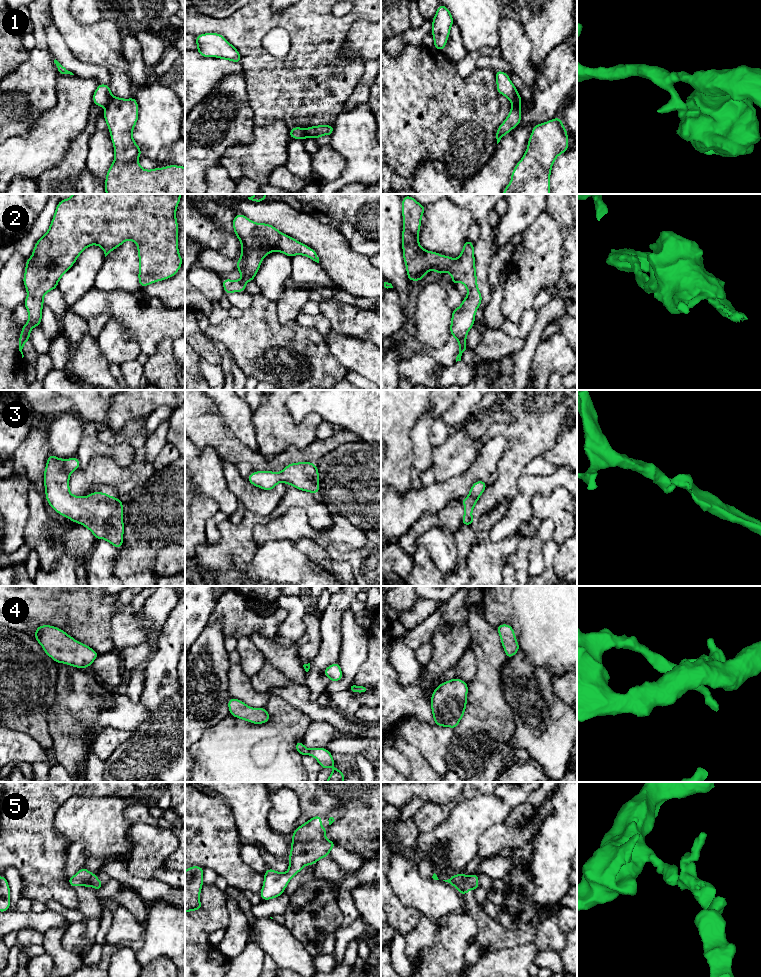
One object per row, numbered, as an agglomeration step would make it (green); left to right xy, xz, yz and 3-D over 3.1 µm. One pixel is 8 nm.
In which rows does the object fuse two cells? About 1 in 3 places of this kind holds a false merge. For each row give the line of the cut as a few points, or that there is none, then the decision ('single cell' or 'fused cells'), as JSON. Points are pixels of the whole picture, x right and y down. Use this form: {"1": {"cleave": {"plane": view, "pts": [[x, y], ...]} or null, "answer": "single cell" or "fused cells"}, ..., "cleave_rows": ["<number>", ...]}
{"1": {"cleave": {"plane": "xy", "pts": [[112, 96], [105, 106]]}, "answer": "fused cells"}, "2": {"cleave": null, "answer": "single cell"}, "3": {"cleave": null, "answer": "single cell"}, "4": {"cleave": null, "answer": "single cell"}, "5": {"cleave": null, "answer": "single cell"}, "cleave_rows": ["1"]}

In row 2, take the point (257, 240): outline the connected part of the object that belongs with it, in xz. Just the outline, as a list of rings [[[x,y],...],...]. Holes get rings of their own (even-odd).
[[[236,214],[232,224],[234,234],[241,241],[241,257],[236,264],[242,278],[238,281],[223,279],[225,294],[244,292],[246,283],[254,280],[263,258],[274,251],[289,257],[304,255],[319,263],[319,257],[312,248],[270,224],[254,223],[242,214]]]

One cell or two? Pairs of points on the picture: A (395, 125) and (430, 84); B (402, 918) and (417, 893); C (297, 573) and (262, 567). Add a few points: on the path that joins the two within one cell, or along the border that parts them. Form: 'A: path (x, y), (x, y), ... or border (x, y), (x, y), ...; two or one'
A: path (405, 115), (418, 102), (420, 94); one
B: border (393, 889), (403, 903), (421, 913); two
C: path (288, 567), (271, 567); one

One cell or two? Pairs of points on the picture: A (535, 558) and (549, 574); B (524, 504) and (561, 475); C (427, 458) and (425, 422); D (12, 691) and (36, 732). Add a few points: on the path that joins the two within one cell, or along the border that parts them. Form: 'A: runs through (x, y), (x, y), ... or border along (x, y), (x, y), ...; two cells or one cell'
A: border along (544, 544), (542, 548), (544, 569), (537, 575); two cells
B: runs through (529, 493), (537, 485), (545, 485), (550, 482); one cell
C: runs through (423, 449), (423, 431); one cell
D: runs through (19, 701), (33, 722); one cell

